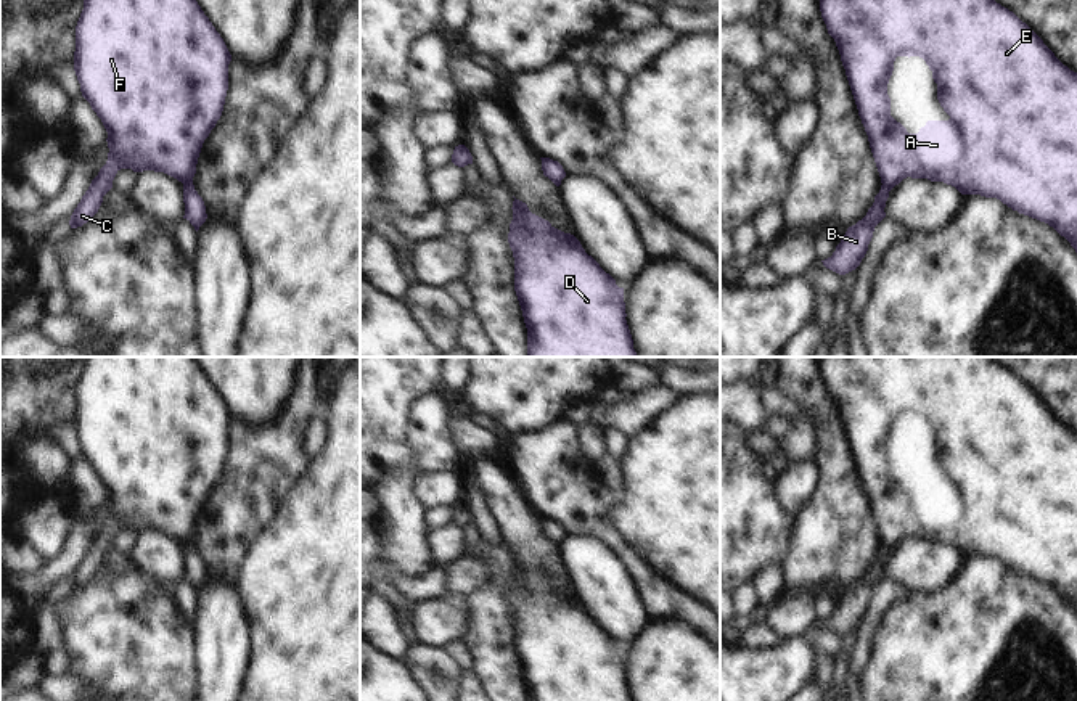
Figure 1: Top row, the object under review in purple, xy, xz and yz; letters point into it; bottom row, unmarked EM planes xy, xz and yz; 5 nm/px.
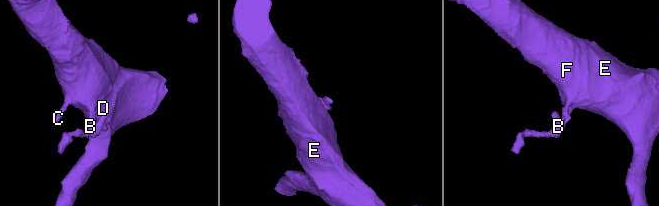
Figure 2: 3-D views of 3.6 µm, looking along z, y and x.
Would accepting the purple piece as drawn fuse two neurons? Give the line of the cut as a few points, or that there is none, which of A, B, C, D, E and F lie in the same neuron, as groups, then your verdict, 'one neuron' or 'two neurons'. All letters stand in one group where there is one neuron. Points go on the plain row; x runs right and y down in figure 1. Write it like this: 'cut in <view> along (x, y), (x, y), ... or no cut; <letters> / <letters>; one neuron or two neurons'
no cut; A B C D E F; one neuron

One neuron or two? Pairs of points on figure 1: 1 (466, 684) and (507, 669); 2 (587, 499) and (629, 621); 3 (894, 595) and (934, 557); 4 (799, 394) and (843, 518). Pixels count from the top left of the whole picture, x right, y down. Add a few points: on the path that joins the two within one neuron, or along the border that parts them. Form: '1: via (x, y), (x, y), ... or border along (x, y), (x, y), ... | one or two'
1: border along (471, 671), (483, 684) | two
2: border along (566, 534), (600, 539), (619, 558), (626, 571) | two
3: border along (886, 576), (899, 581), (912, 594) | two
4: via (828, 423), (839, 487) | one

